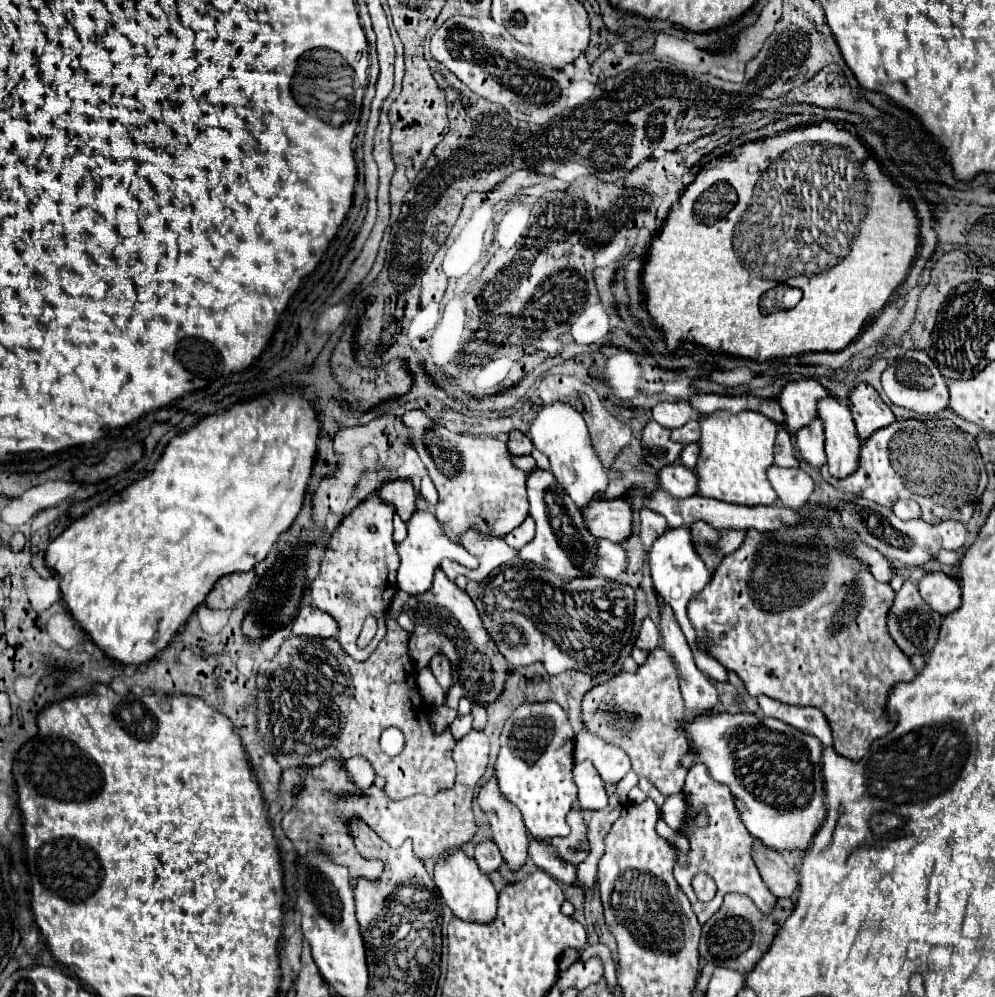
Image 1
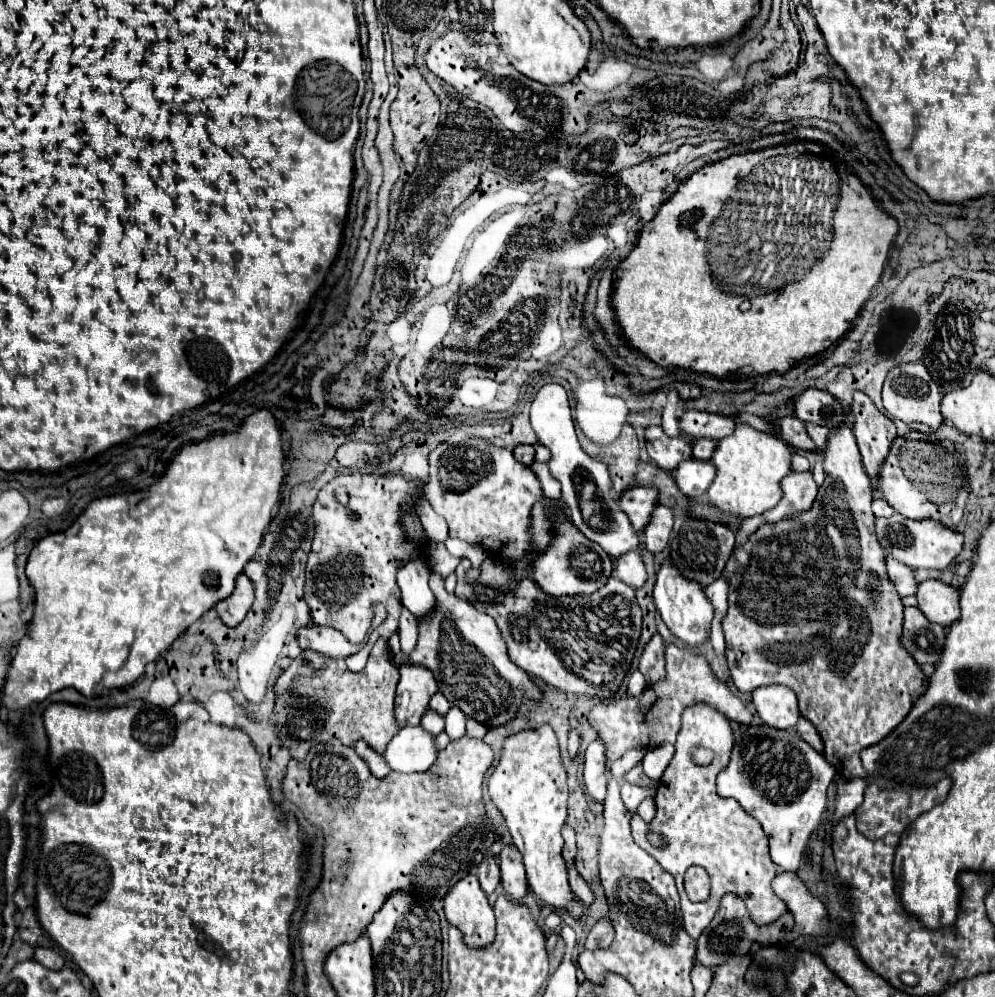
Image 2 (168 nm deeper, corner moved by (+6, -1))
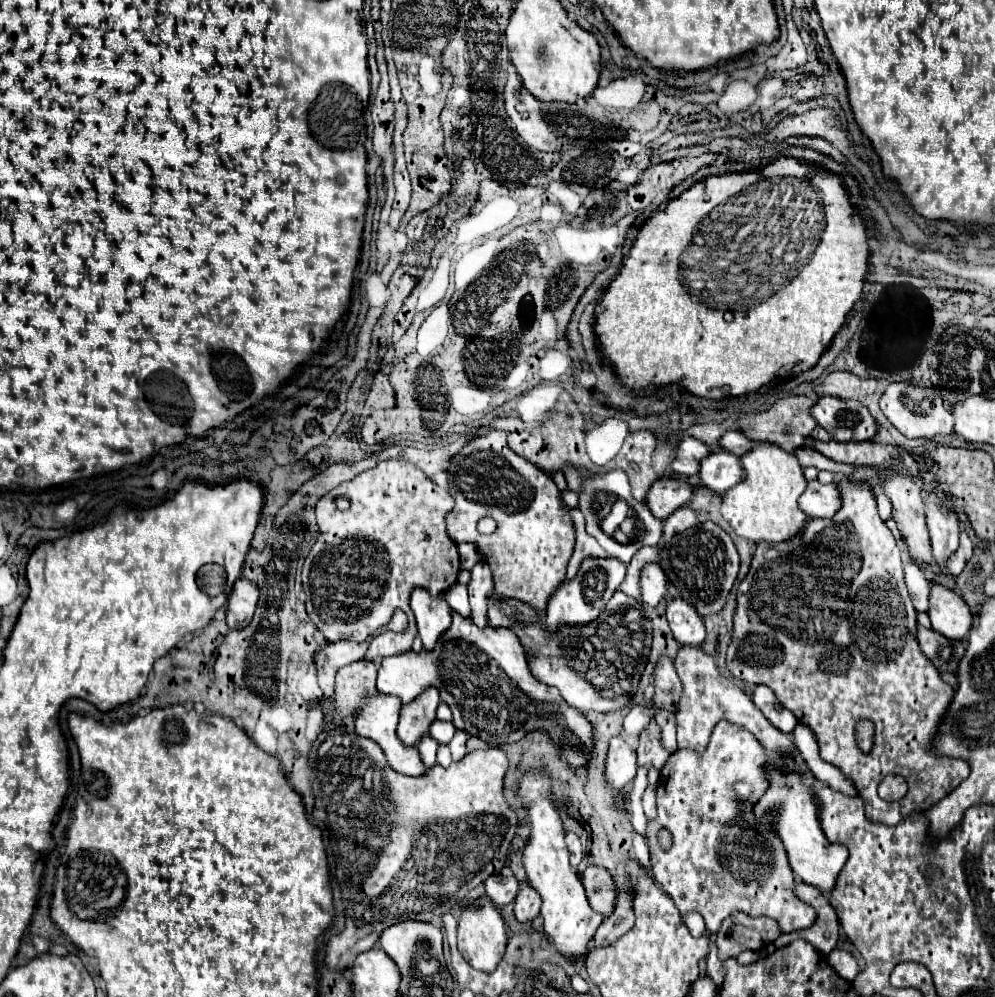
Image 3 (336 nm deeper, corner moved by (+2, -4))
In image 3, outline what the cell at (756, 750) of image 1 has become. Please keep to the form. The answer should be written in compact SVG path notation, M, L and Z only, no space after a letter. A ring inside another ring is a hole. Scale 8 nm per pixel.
M775 752L767 760L767 770L769 778L769 788L767 792L759 798L759 802L753 804L753 814L757 820L769 820L771 826L775 828L777 838L783 842L789 866L793 874L821 890L831 890L835 886L837 874L845 866L849 852L847 848L839 844L831 844L819 822L819 804L813 794L813 786L807 784L807 774L805 774L805 762L799 758L799 754L791 756L787 752Z

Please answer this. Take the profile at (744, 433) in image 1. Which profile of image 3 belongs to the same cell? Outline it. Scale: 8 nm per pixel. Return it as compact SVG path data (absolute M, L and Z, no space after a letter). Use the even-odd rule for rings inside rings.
M755 442L755 446L741 456L745 478L721 496L721 514L731 524L737 536L749 542L783 542L803 530L807 516L799 510L797 498L803 494L807 482L797 458L773 442Z

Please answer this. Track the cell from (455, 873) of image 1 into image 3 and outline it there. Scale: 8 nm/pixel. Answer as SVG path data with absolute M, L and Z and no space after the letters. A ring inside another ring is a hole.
M479 896L471 904L463 906L461 918L459 918L459 952L465 956L467 962L471 962L473 968L483 972L495 970L505 954L505 944L507 944L505 924L491 900L487 900L485 896Z

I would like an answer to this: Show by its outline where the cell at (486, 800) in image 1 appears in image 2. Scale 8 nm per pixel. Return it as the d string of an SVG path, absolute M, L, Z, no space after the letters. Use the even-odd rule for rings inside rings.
M511 845L503 847L499 855L499 867L501 867L501 883L505 893L513 901L523 901L529 885L527 885L527 875L519 851L515 851L515 847Z

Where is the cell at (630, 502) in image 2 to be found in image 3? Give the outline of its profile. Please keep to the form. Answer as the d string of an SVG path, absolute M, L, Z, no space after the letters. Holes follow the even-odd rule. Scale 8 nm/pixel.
M659 478L651 484L647 498L643 500L651 514L659 520L665 520L671 510L685 506L691 498L693 486L681 478Z

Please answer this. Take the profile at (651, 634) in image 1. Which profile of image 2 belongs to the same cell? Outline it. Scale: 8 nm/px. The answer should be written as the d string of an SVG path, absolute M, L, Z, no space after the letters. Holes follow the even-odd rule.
M655 633L653 639L647 643L639 663L639 671L645 675L649 685L665 677L665 643L659 633Z

